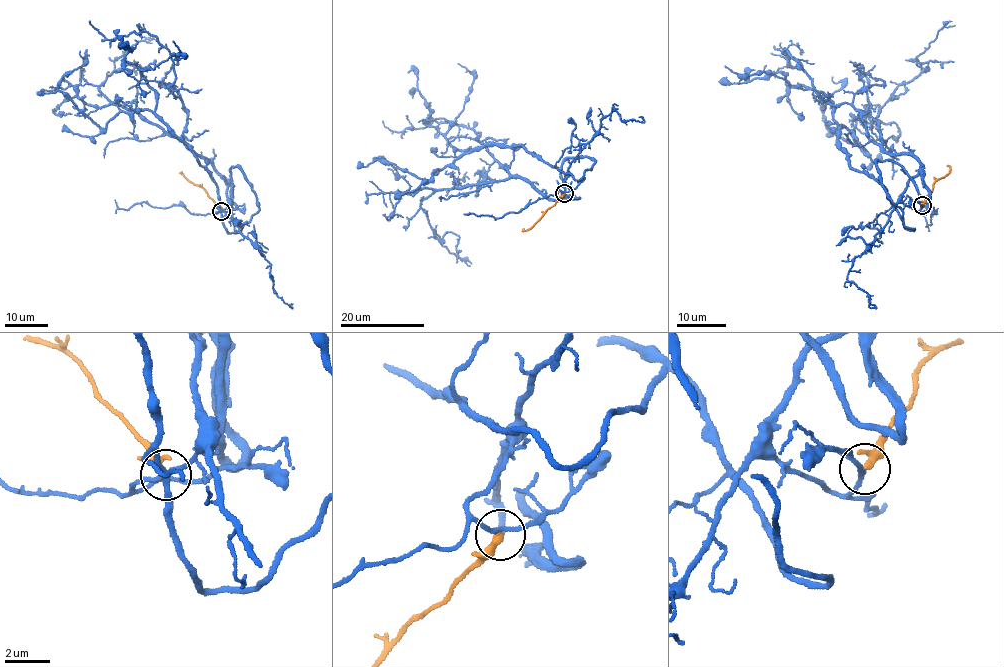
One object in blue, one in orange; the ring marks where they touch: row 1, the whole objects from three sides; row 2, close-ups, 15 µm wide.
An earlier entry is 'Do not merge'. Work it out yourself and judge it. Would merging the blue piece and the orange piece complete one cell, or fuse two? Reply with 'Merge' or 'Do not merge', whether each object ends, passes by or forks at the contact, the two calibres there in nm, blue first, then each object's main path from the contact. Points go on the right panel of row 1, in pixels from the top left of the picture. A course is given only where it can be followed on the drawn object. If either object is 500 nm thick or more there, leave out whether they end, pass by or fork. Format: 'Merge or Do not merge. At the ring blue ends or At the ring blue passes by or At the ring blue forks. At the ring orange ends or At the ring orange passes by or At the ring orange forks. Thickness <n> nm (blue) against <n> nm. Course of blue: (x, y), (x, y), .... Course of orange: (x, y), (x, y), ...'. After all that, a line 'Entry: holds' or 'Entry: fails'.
Do not merge. At the ring blue passes by. At the ring orange passes by. Thickness 160 nm (blue) against 240 nm. Course of blue: (922, 205), (874, 227), (891, 200), (851, 166), (836, 132), (852, 131), (865, 153), (826, 125), (833, 77). Course of orange: (922, 205), (934, 183), (950, 171), (947, 164)
Entry: holds

